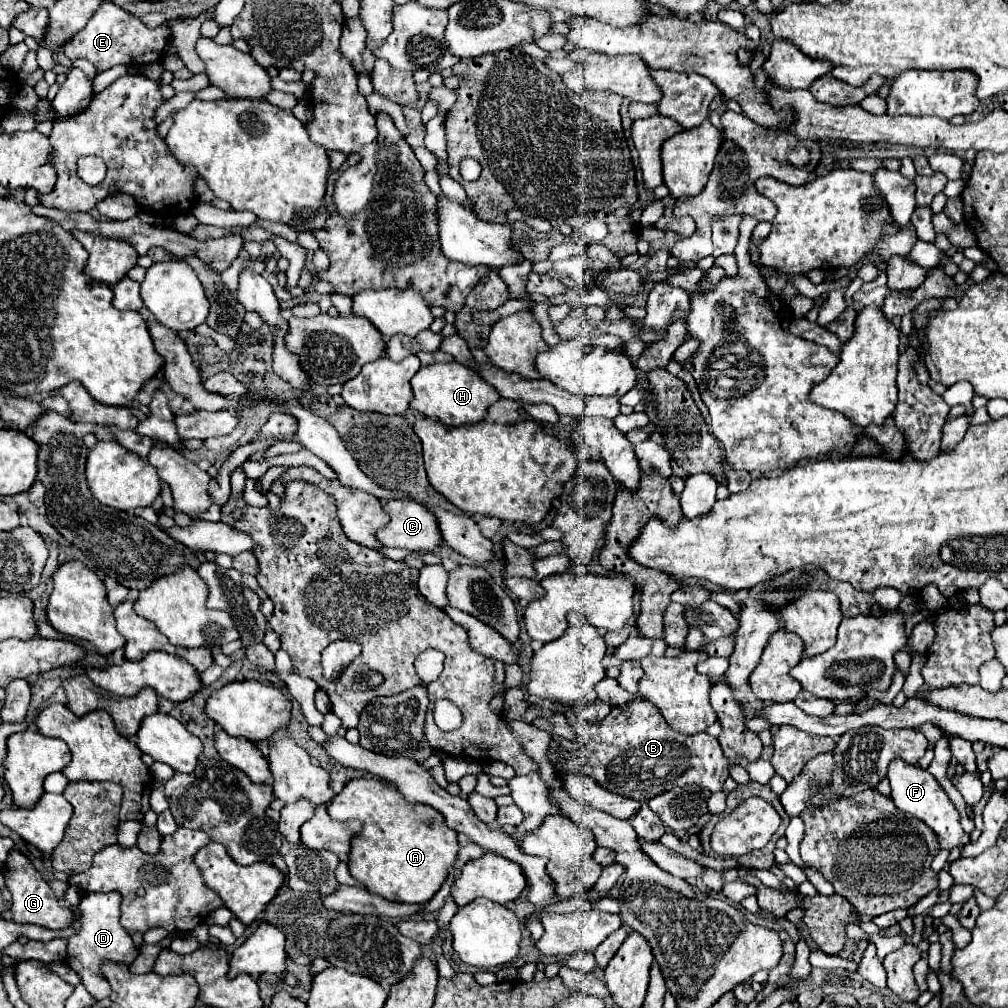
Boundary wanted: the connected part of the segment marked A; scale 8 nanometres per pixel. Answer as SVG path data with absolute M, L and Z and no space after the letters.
M359 778L351 780L327 806L329 816L333 820L359 820L361 832L351 840L349 852L349 872L373 894L379 894L387 900L397 900L405 904L425 904L429 902L441 884L447 880L451 868L457 860L457 832L445 824L443 814L425 804L407 802L399 790L395 790L389 782L379 778Z

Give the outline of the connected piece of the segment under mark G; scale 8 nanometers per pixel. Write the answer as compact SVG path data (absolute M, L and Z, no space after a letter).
M13 850L5 862L5 886L11 892L13 904L11 904L11 914L13 914L13 922L19 924L37 924L49 930L65 930L73 924L73 914L69 908L61 908L59 898L55 896L55 892L51 890L51 886L43 880L43 876L35 870L35 866L29 862L27 856L23 856L21 852Z

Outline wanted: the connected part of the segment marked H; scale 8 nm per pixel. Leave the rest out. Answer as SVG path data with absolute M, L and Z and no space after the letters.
M443 362L443 364L429 364L423 366L411 380L413 386L413 400L411 408L419 410L421 414L439 420L445 426L463 426L463 424L477 424L487 418L487 408L497 402L501 396L493 386L483 382L483 378L459 364L459 362Z

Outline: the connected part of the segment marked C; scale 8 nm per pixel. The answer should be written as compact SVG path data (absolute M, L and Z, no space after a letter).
M389 500L383 504L389 522L377 530L377 540L385 546L397 546L415 552L427 552L441 544L435 516L411 500Z

